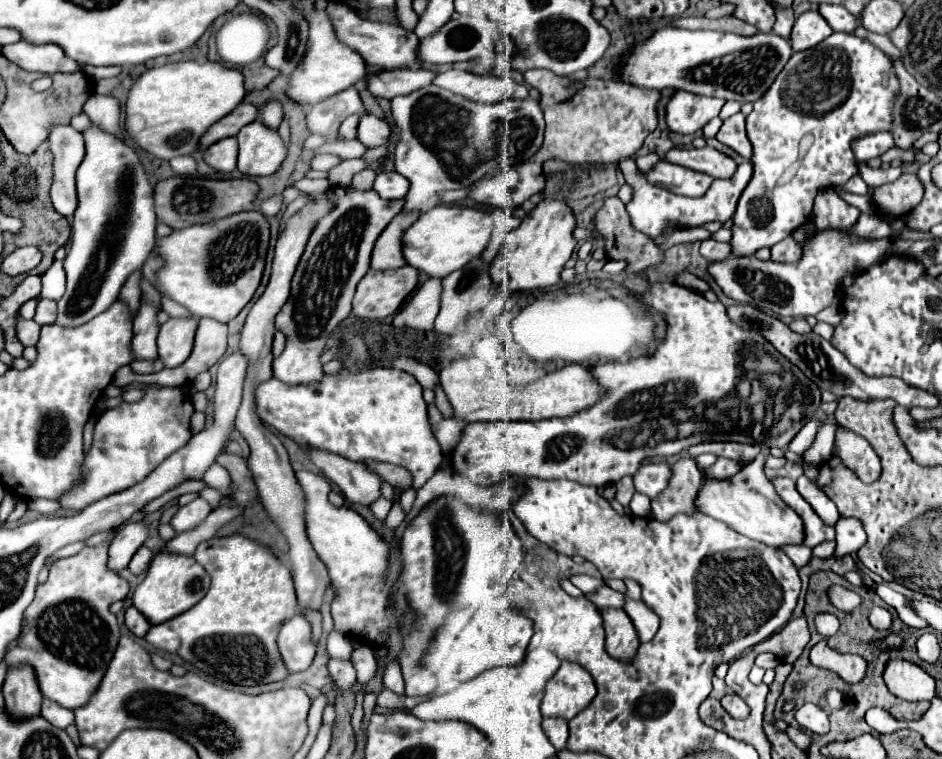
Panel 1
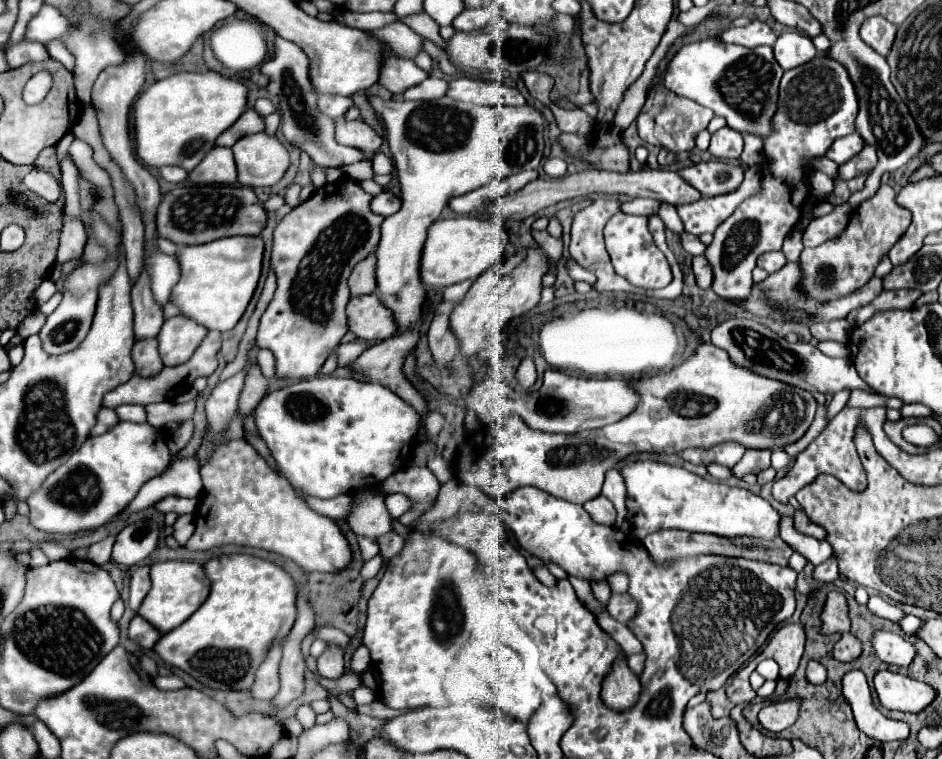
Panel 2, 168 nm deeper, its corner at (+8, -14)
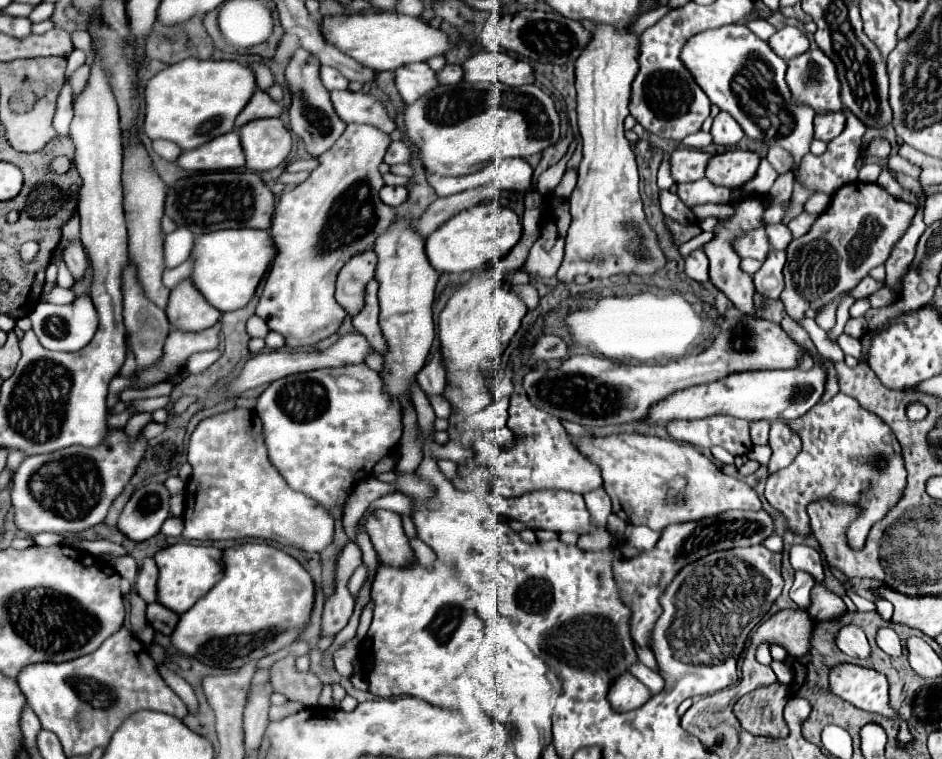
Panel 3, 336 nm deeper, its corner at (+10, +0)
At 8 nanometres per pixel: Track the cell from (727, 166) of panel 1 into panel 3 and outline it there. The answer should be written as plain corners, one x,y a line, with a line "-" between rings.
746,149
714,153
706,167
706,179
710,179
714,185
738,189
746,181
750,181
750,177
754,177
758,163
760,163
760,153

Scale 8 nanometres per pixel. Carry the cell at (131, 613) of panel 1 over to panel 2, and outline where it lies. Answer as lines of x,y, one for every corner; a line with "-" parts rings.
138,615
132,619
128,635
136,645
140,645
144,649
152,649
156,645
156,641
162,637
162,633
156,627
152,627
146,619
142,619

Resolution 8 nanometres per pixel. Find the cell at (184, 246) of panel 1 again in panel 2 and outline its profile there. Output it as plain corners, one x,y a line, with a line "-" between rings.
226,237
204,245
182,247
178,253
182,277
172,289
172,301
184,315
196,319
196,323
230,331
244,315
262,271
264,241
260,237

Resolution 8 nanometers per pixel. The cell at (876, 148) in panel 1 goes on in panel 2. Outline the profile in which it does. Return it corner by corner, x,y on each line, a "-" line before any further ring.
852,133
852,135
836,139
830,145
826,157
832,159
832,161
836,161
840,165
840,163
846,163
848,159
852,159
852,155
856,155
856,151
860,151
860,147
864,147
864,141
860,139
860,135

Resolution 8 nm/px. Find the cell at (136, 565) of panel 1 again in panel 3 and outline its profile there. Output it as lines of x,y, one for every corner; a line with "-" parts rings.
146,557
138,567
136,577
136,591
146,603
156,601
156,579
158,579
158,567
152,557

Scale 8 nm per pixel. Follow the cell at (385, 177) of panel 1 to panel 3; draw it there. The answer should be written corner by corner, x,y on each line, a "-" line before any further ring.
384,185
384,187
380,189
380,199
382,199
386,205
390,205
390,207
402,205
402,203
406,201
406,197
408,197
406,187
390,187
390,185

